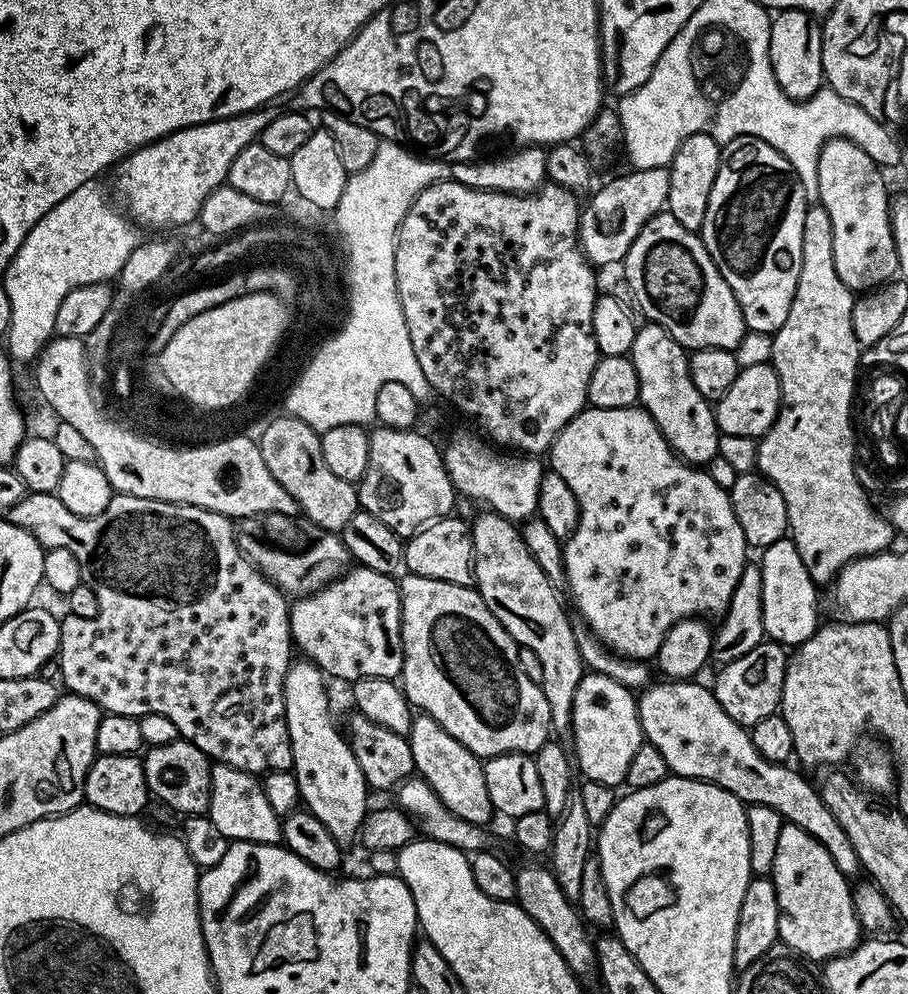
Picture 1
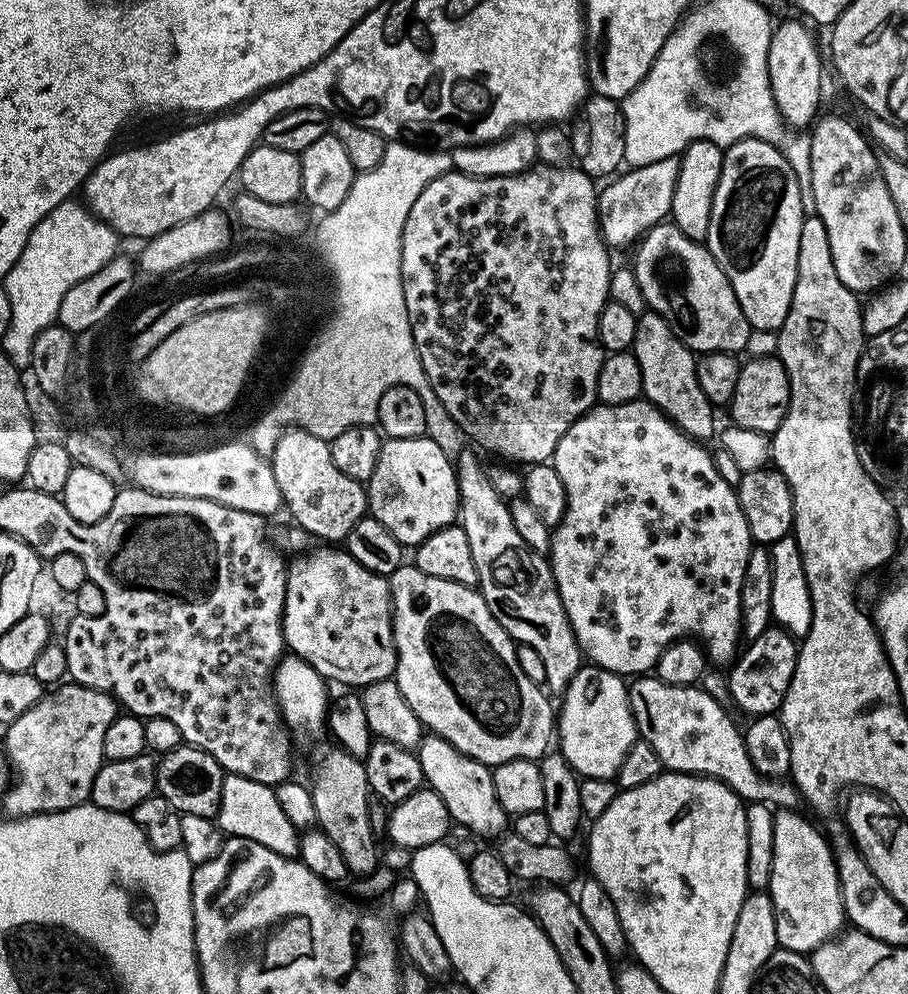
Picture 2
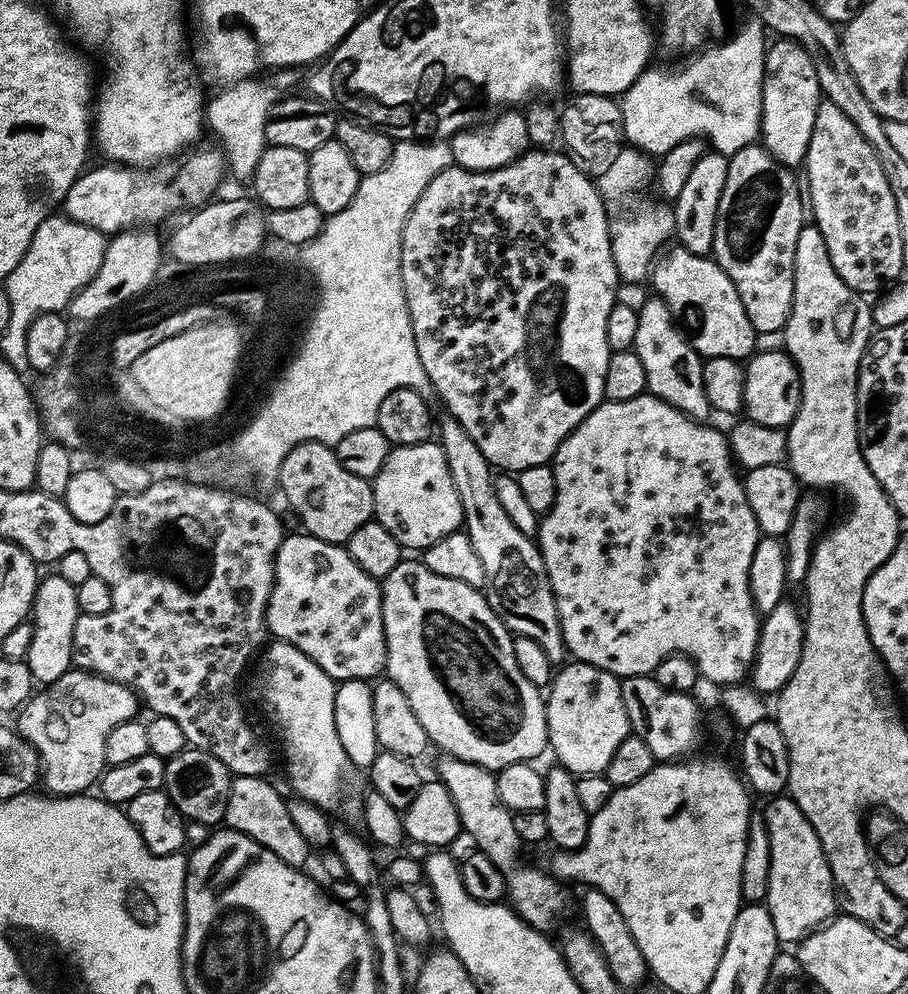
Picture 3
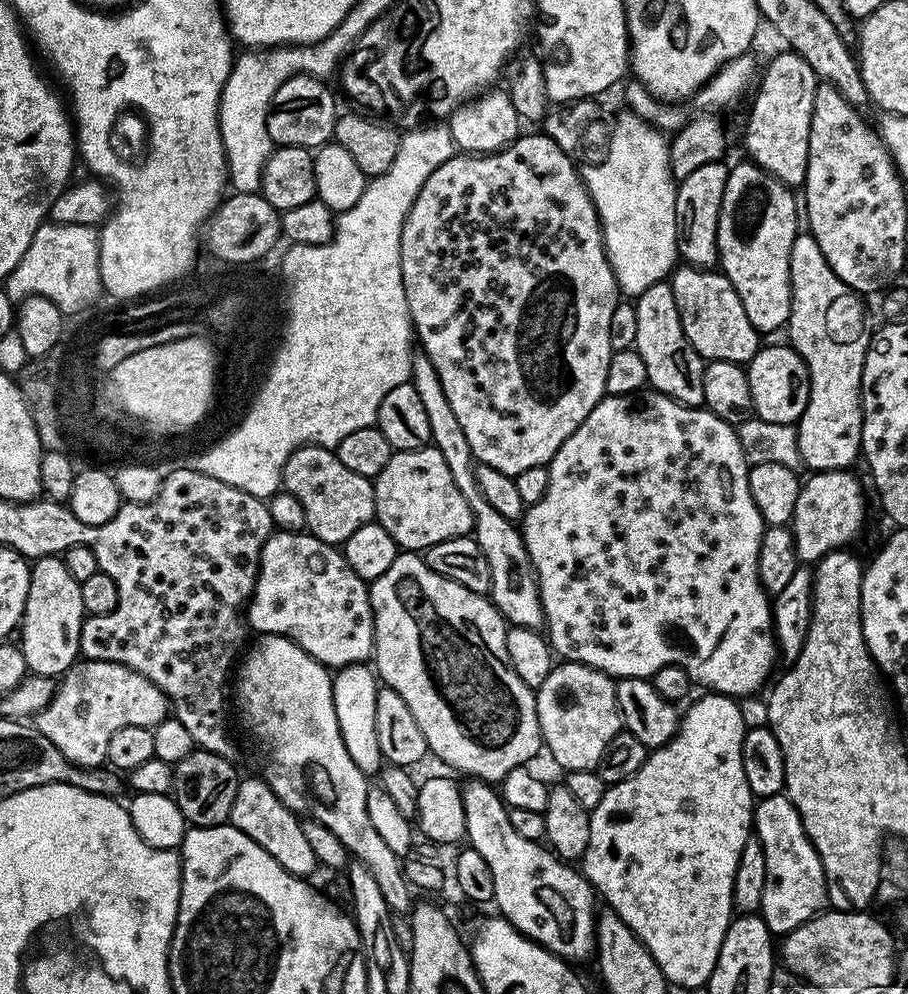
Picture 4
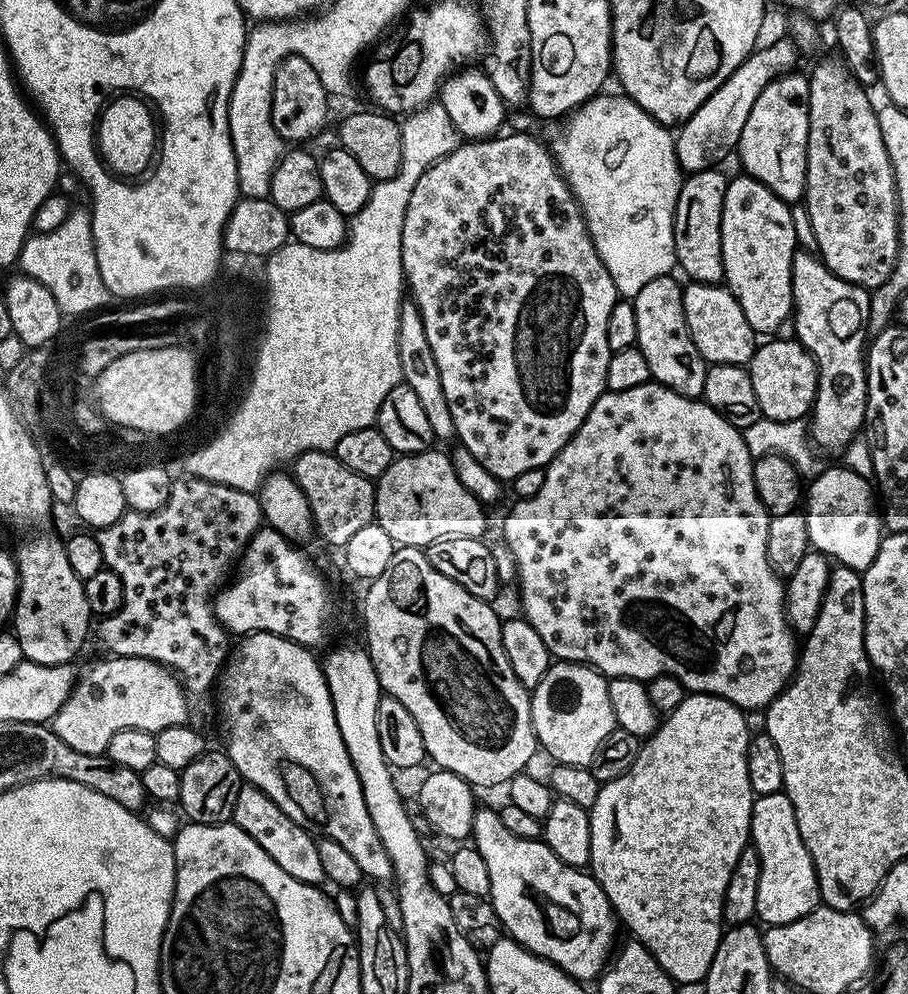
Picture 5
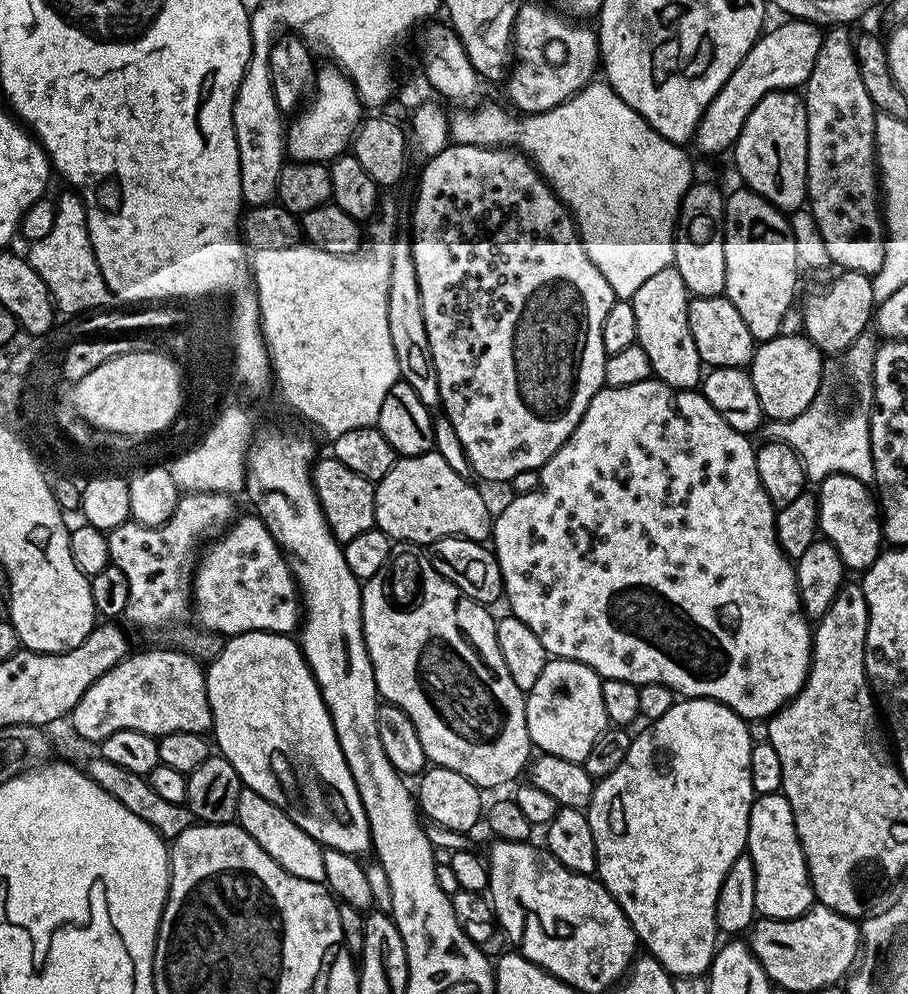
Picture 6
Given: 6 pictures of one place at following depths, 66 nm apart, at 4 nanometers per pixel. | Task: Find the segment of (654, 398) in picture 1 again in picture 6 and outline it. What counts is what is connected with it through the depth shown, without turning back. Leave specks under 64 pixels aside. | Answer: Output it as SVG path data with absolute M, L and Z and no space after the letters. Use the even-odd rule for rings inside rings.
M673 266L658 270L658 274L651 276L640 287L638 294L632 296L631 301L634 319L638 322L636 343L646 350L653 377L672 388L692 390L701 383L702 365L698 346L694 346L694 334L690 334L689 299L686 282L682 282L682 274L678 274Z

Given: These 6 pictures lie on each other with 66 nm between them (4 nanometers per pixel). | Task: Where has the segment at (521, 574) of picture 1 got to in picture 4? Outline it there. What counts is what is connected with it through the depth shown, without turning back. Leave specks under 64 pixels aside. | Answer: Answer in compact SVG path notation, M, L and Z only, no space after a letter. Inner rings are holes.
M422 350L412 357L412 375L410 383L418 392L426 410L427 421L430 422L431 447L437 448L446 458L446 466L450 466L450 474L454 474L454 486L462 490L462 498L472 511L472 532L482 546L482 554L486 554L486 562L490 562L490 582L492 590L490 599L497 610L504 616L509 625L518 628L544 628L544 611L540 601L540 587L536 581L536 571L530 562L530 554L526 554L524 539L520 536L519 527L513 521L502 518L486 498L482 498L482 490L478 490L476 481L476 464L470 450L470 442L466 442L466 433L458 422L450 402L446 402L446 394L442 390L442 382L438 382L438 370L434 370L434 362Z

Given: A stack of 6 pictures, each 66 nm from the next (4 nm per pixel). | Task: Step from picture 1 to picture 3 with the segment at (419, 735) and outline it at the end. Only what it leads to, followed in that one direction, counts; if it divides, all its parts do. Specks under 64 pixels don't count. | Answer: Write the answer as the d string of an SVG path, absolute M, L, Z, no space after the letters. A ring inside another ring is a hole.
M445 755L443 759L438 779L446 786L446 790L450 790L450 798L454 798L461 829L476 843L473 845L478 851L486 854L486 858L490 858L490 862L494 862L494 866L498 866L498 870L504 872L504 880L508 883L506 896L516 915L521 916L531 928L536 928L545 934L551 933L551 928L563 918L564 911L568 908L568 896L564 893L565 885L545 869L544 873L540 868L512 868L516 864L516 851L522 848L522 841L518 838L518 830L514 830L513 813L504 805L502 798L498 798L498 782L495 775L489 769L478 766L474 762L459 760L450 755Z

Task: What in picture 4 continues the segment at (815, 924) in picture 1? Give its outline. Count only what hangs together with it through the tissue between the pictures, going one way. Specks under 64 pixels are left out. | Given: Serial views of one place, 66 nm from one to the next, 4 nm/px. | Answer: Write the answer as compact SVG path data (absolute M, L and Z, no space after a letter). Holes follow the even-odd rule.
M787 795L759 797L754 804L752 827L755 839L762 842L762 850L766 854L766 886L762 889L758 914L773 937L783 938L825 911L828 887L822 862L802 826L798 810L788 801Z

